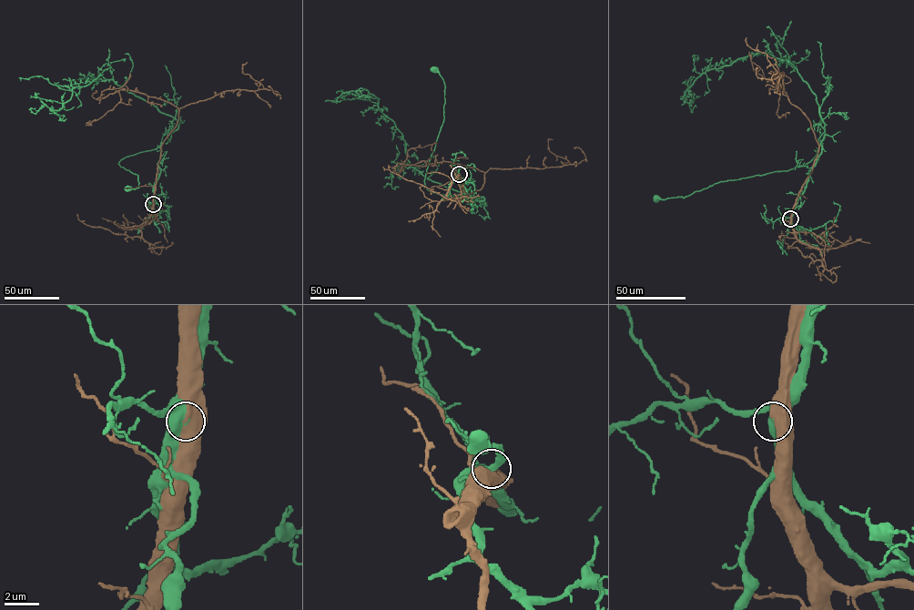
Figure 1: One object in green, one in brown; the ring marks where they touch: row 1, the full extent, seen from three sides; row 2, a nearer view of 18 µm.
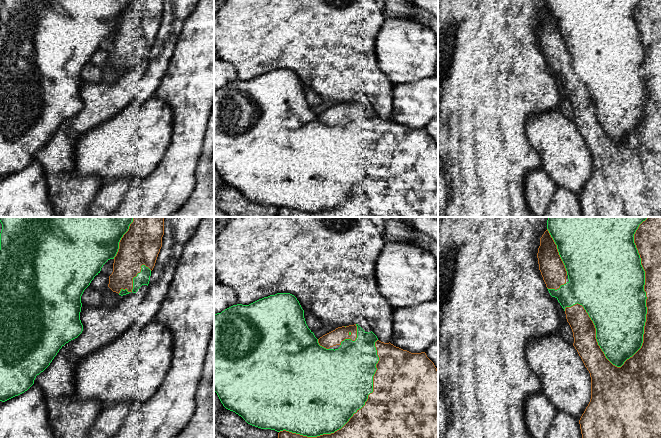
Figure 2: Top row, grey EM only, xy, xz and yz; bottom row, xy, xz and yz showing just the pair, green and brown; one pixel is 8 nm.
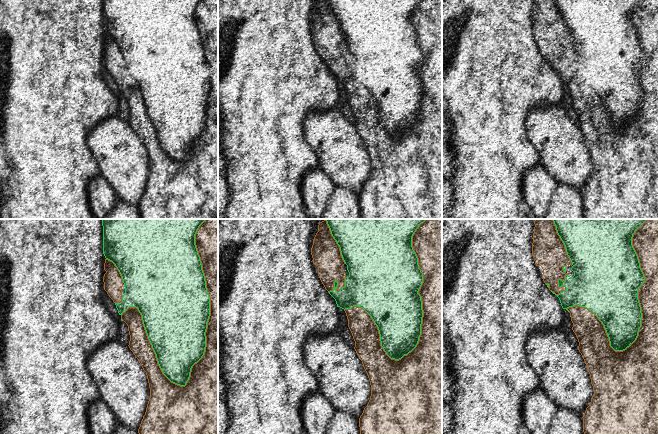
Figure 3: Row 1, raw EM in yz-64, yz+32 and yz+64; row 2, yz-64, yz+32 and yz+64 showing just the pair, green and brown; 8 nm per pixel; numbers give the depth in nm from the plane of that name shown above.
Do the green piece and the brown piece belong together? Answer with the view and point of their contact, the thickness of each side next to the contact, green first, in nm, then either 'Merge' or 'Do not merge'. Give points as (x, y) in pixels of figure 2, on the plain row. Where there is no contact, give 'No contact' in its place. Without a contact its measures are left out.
Touches green at yz (646, 73). Thickness 500 nm (green) against 280 nm. Do not merge

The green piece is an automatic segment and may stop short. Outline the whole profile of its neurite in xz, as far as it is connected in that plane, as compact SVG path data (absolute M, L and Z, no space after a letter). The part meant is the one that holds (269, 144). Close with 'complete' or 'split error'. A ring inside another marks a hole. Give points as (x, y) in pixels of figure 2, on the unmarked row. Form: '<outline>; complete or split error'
M290 69L270 71L249 81L233 81L214 91L214 167L226 185L235 188L252 202L277 208L286 206L307 213L334 209L341 205L353 190L365 181L368 171L373 168L373 152L377 146L376 140L379 137L375 123L378 114L372 107L368 109L358 100L356 102L357 114L355 117L345 115L338 125L326 125L319 121L318 115L308 104L304 94L304 86L297 74Z; complete

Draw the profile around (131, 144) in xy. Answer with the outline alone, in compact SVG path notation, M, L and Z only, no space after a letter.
M156 96L143 103L133 101L110 120L79 138L75 149L75 172L79 176L97 175L103 184L121 178L143 180L165 155L172 132L173 113L164 101Z

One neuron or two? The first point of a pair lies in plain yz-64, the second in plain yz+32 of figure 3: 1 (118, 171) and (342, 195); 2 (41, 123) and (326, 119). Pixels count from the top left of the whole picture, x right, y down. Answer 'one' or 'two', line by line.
1: two
2: two

